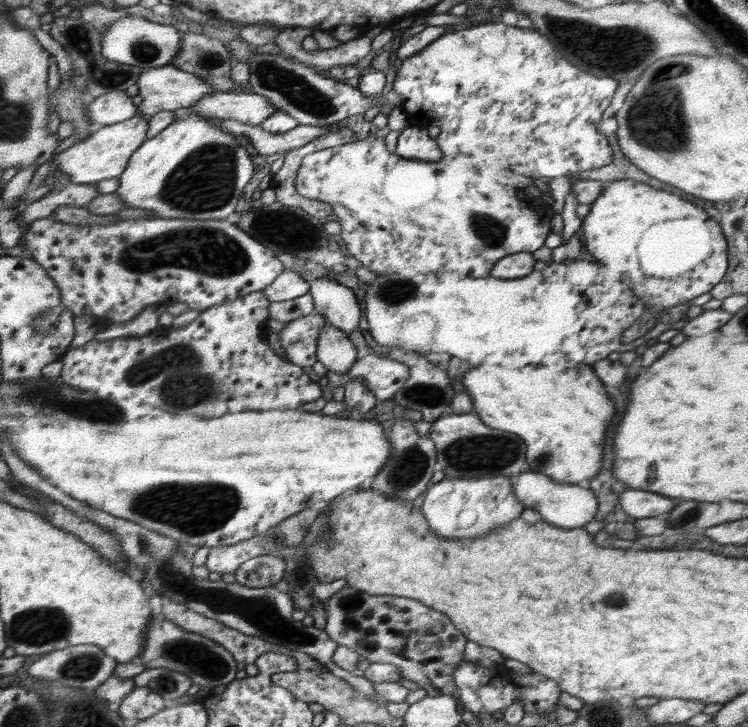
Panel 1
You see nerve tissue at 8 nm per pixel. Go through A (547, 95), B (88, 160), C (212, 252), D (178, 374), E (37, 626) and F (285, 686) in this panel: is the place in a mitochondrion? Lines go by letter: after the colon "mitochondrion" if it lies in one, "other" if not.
A: other
B: other
C: mitochondrion
D: mitochondrion
E: mitochondrion
F: other

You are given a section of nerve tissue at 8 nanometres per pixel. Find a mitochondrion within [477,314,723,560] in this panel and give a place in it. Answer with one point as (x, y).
(688, 516)

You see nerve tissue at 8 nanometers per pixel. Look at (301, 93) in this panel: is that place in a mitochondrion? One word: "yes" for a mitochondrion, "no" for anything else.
yes

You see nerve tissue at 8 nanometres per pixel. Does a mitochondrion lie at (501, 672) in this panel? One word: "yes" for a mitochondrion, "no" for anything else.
no

